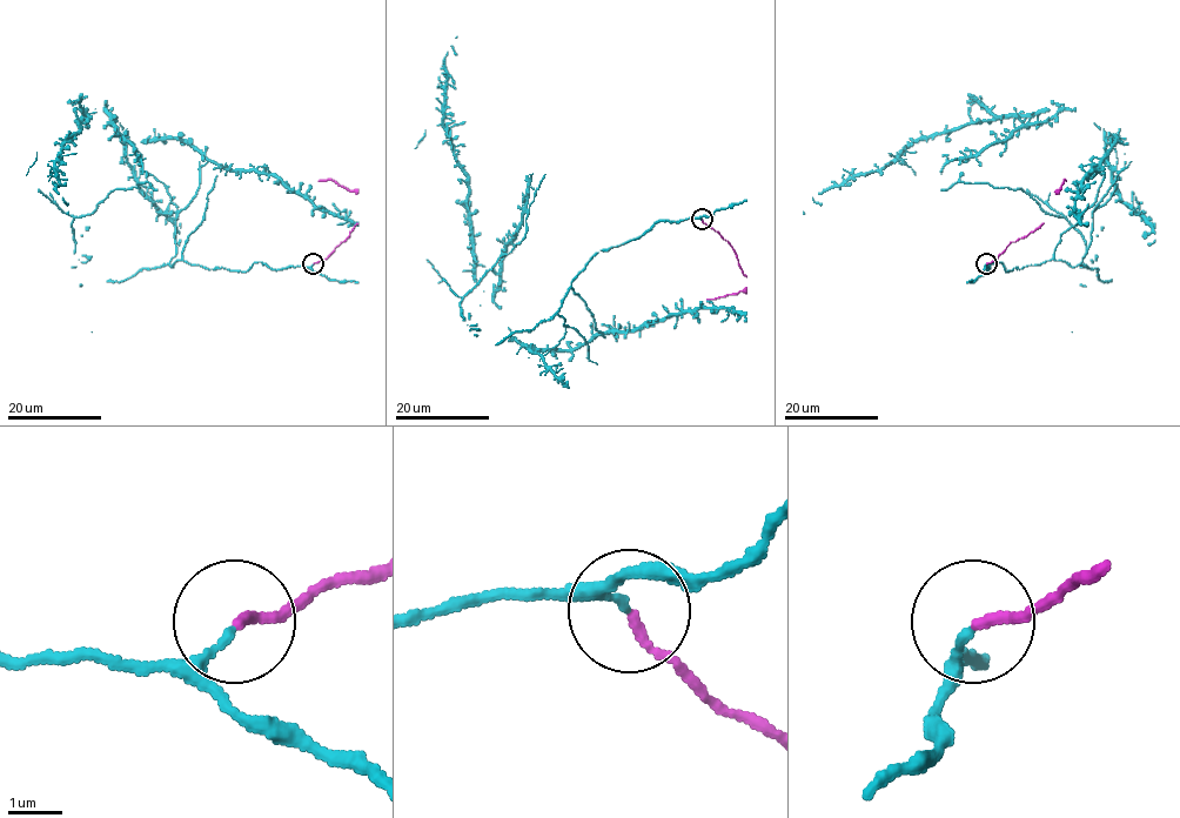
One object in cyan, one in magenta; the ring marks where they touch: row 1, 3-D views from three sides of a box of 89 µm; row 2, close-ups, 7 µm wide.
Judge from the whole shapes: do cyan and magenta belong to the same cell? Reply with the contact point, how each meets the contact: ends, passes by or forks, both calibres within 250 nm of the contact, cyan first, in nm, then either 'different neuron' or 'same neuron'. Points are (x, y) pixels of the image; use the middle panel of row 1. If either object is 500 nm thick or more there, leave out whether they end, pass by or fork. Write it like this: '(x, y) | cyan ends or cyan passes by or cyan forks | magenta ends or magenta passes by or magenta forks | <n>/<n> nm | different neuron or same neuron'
(702, 219) | cyan ends | magenta ends | 140/180 nm | same neuron

